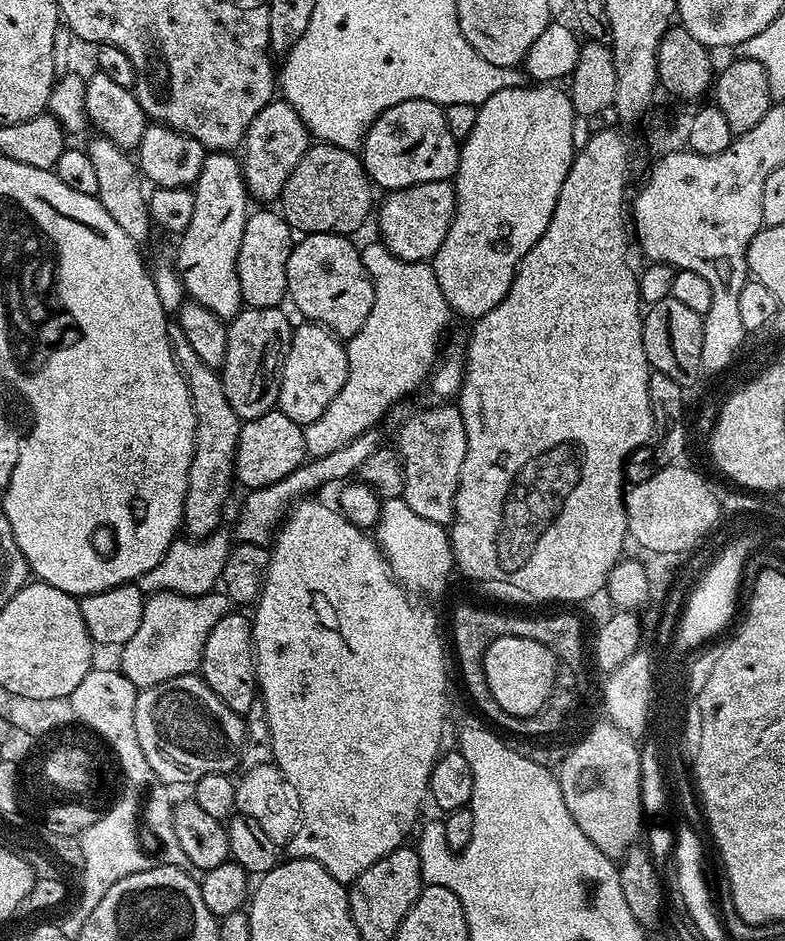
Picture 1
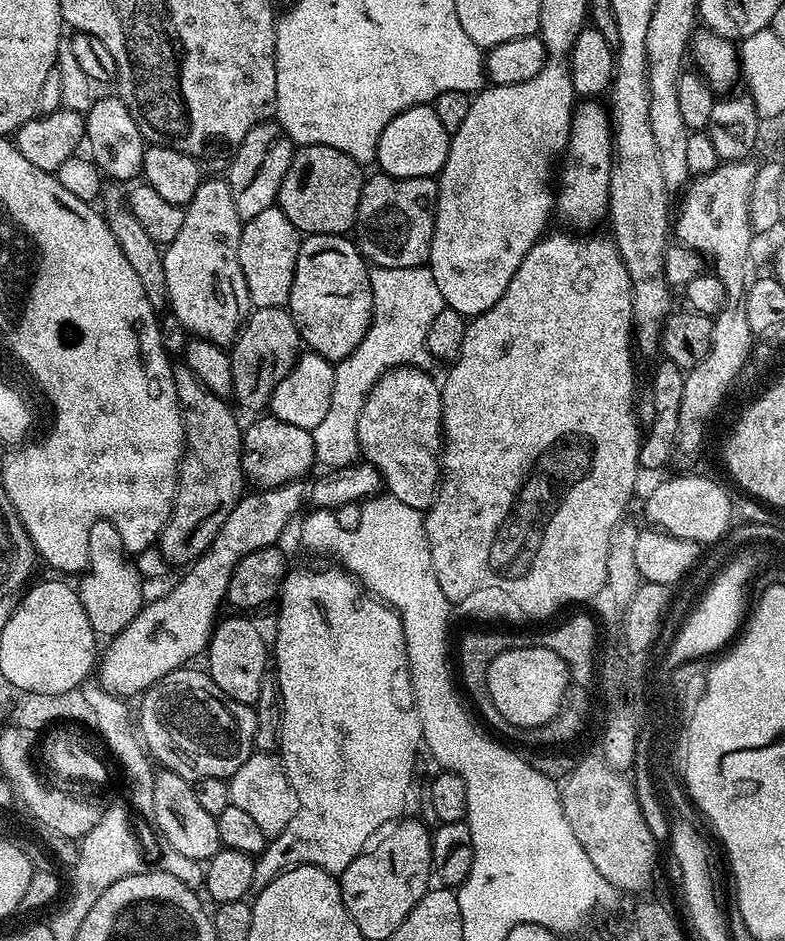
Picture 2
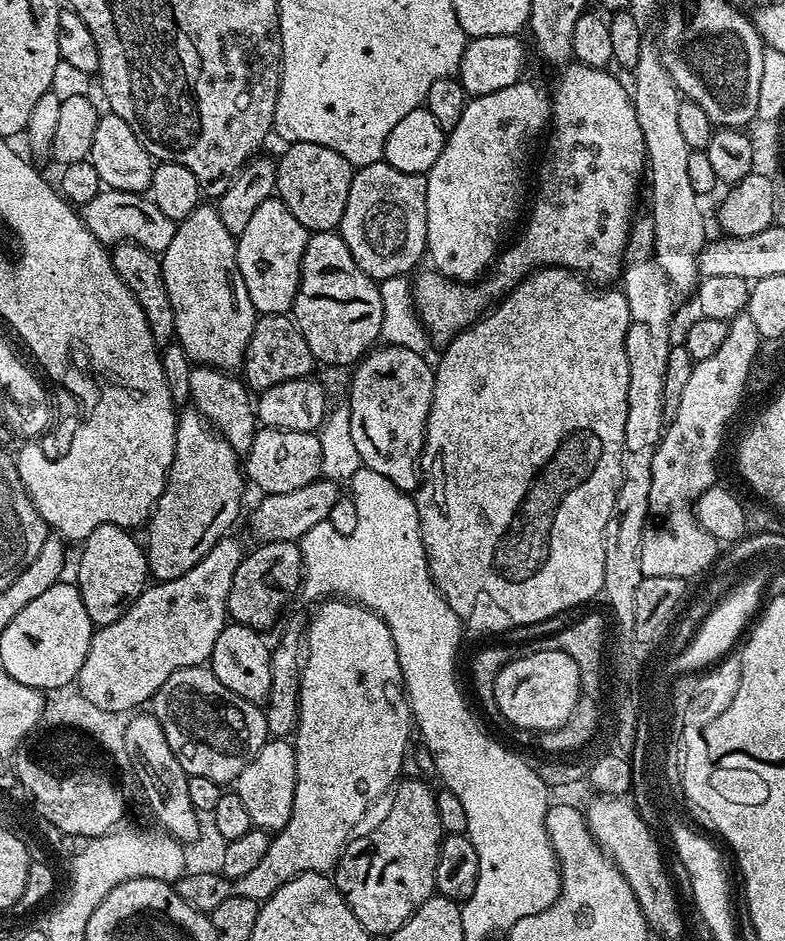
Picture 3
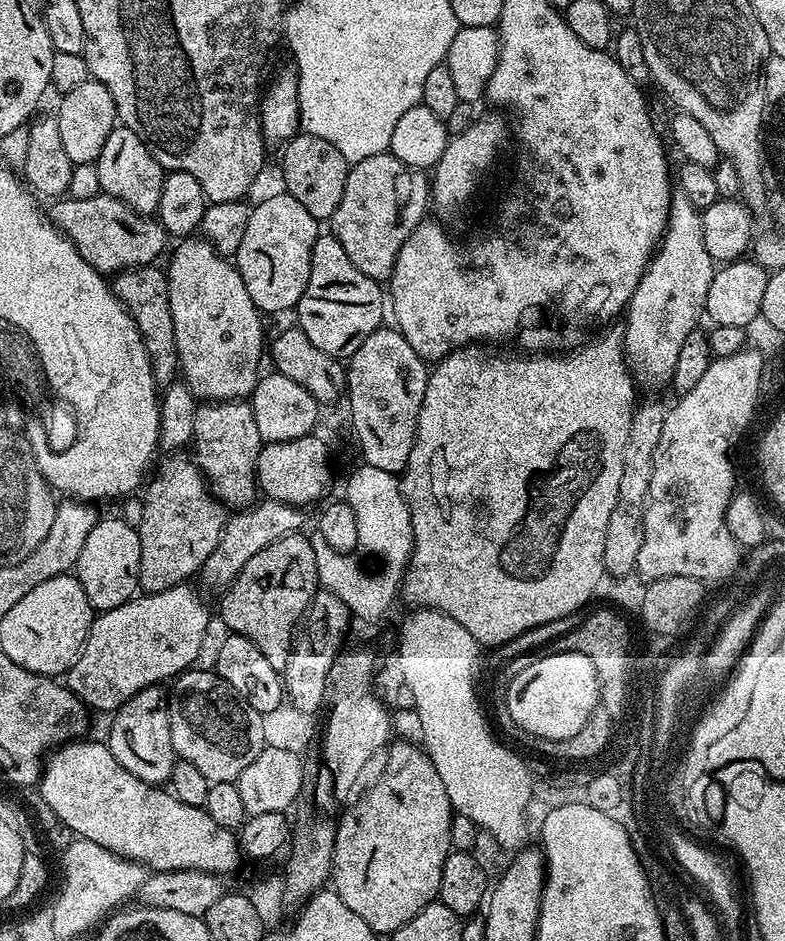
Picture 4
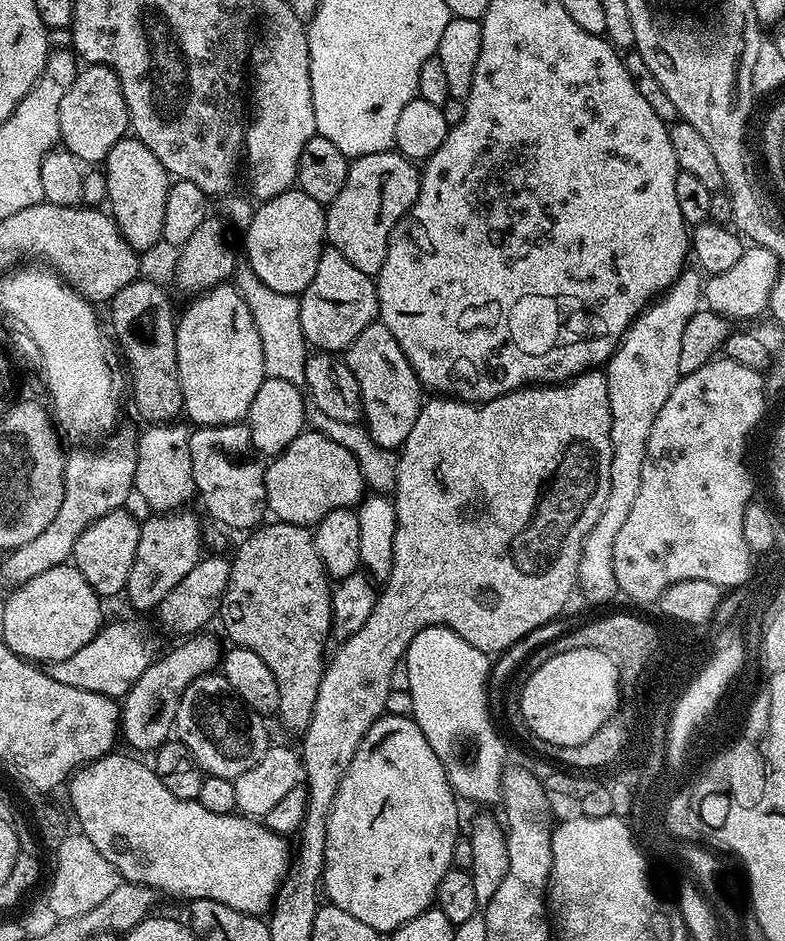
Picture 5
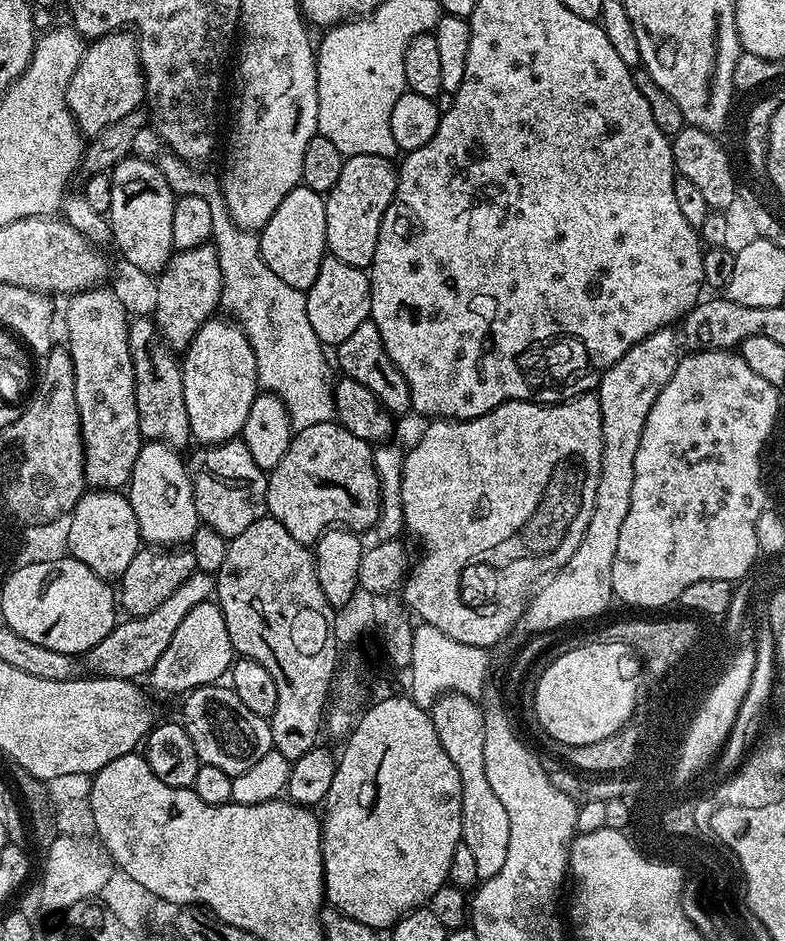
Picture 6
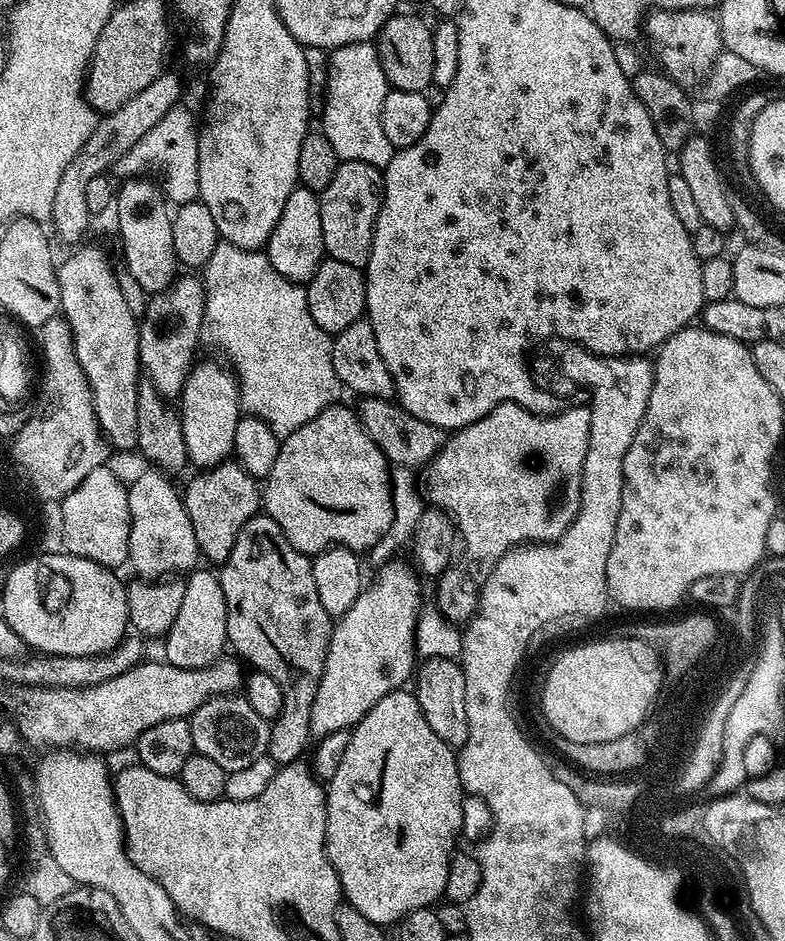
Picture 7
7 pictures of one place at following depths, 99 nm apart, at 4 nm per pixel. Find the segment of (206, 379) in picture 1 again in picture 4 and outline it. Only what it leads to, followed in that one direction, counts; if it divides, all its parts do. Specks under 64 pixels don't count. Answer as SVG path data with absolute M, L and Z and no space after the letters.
M170 454L160 466L156 474L156 481L147 485L148 493L144 496L144 509L140 512L140 549L142 562L140 563L140 588L144 592L161 592L170 590L170 586L178 586L191 581L204 567L206 558L214 554L214 546L218 546L220 536L224 532L226 523L226 509L212 494L207 480L200 472L199 465L191 455Z

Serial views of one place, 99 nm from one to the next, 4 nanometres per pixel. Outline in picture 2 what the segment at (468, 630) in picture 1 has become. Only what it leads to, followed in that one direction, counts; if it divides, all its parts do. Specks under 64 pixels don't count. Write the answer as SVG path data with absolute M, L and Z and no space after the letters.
M572 616L565 624L560 624L557 628L548 628L545 632L503 632L502 629L496 627L500 626L484 626L481 627L484 628L481 632L468 632L461 638L460 672L458 668L459 683L462 688L462 683L464 683L464 688L472 695L477 710L488 719L489 726L487 725L487 727L489 729L503 729L505 727L502 714L498 714L498 706L494 706L494 698L490 698L490 690L488 689L490 662L494 662L494 658L498 658L498 654L502 654L511 648L529 646L554 650L554 654L558 654L558 658L562 658L562 662L566 662L571 679L578 684L585 678L585 669L592 664L592 656L597 653L598 633L596 634L596 624L588 616Z

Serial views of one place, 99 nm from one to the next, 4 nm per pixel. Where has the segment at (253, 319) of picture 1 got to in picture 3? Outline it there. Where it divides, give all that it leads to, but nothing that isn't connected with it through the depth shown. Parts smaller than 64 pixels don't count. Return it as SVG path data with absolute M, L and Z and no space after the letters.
M291 315L260 316L246 346L242 379L253 393L259 394L270 386L278 386L283 380L311 377L312 367L317 367L317 364L318 361L310 354L310 346L306 346L306 338L302 338L300 328Z

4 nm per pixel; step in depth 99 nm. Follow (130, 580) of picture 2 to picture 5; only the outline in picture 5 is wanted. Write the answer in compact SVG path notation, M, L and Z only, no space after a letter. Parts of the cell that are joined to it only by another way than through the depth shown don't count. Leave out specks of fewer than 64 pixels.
M128 510L111 512L93 522L74 542L71 563L101 598L119 597L123 593L126 578L130 578L130 566L134 566L140 526L141 521L135 520Z

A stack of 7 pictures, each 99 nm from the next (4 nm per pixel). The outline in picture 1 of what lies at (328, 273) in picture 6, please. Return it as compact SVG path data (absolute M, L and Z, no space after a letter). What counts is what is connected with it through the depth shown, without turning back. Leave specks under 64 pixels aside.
M309 232L301 235L293 243L292 253L286 266L290 304L292 300L293 306L304 315L301 317L305 321L321 324L322 327L328 328L335 336L341 338L353 336L358 334L358 330L362 330L362 322L366 322L366 317L370 315L370 310L374 306L374 290L376 289L360 257L360 248L352 245L352 242L347 236L329 232Z

